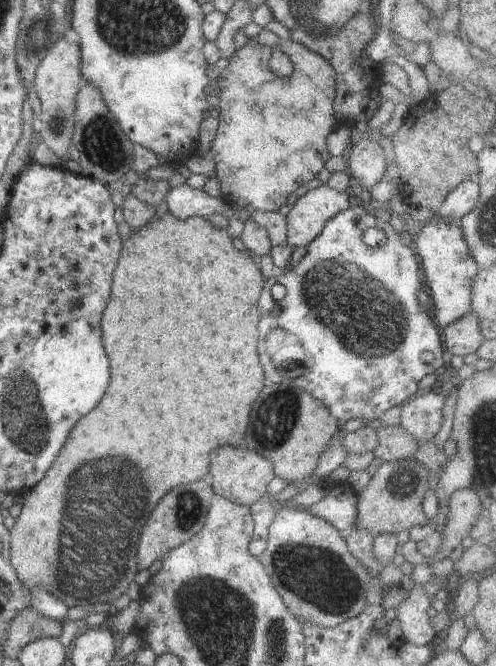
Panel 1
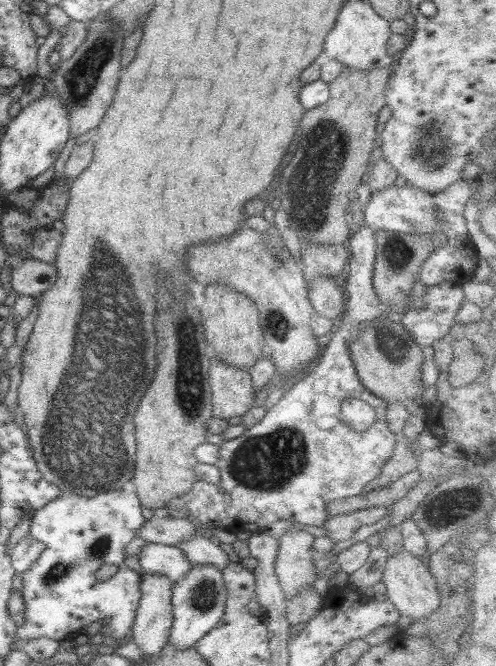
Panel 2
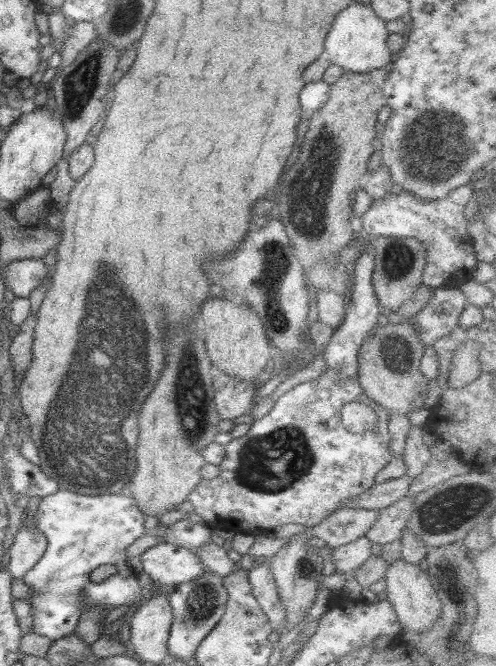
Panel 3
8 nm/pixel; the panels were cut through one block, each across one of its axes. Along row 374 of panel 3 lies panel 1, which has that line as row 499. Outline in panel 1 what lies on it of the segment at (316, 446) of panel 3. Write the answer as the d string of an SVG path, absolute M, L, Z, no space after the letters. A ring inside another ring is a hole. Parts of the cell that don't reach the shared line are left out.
M347 481L341 483L340 486L334 486L320 502L307 508L312 516L330 522L338 533L355 527L358 516L357 492Z

